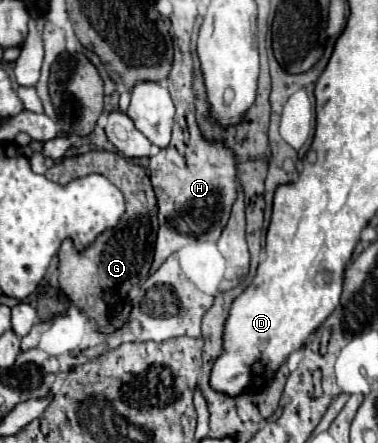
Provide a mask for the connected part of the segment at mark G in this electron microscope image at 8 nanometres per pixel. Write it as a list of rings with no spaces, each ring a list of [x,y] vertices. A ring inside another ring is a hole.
[[[91,150],[81,156],[63,158],[63,160],[55,162],[55,166],[49,168],[45,176],[55,184],[69,184],[71,180],[87,176],[87,174],[103,174],[105,178],[109,178],[121,190],[121,194],[125,198],[125,212],[115,228],[109,228],[103,234],[99,234],[95,238],[95,242],[91,246],[87,246],[85,250],[77,250],[77,246],[71,238],[67,238],[61,244],[61,250],[59,250],[59,288],[69,296],[69,300],[73,304],[77,304],[81,310],[85,310],[89,314],[89,318],[95,322],[99,332],[113,332],[113,330],[121,328],[123,322],[127,320],[127,314],[129,314],[127,292],[131,290],[133,284],[139,282],[141,276],[149,274],[149,268],[153,262],[153,244],[155,244],[155,236],[157,236],[157,228],[159,228],[159,224],[157,224],[157,198],[155,198],[155,192],[153,192],[153,186],[151,186],[151,180],[149,180],[149,174],[145,172],[145,168],[123,158],[121,154],[107,152],[107,150]]]

